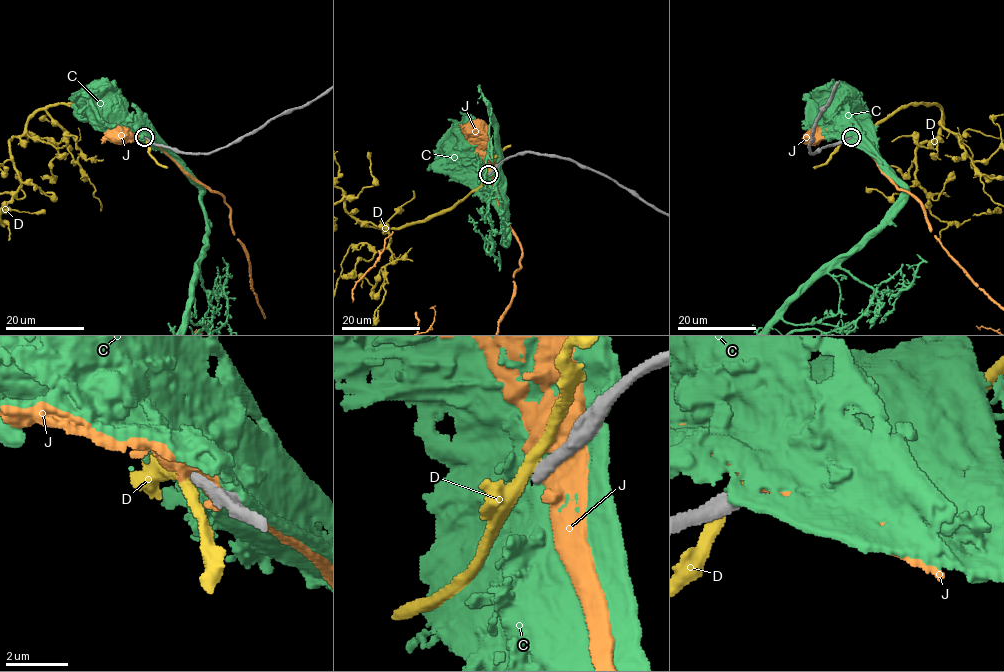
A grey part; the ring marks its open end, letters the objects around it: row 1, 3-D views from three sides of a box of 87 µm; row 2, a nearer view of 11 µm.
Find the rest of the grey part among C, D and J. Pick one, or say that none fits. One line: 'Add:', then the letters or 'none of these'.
Add: none of these

